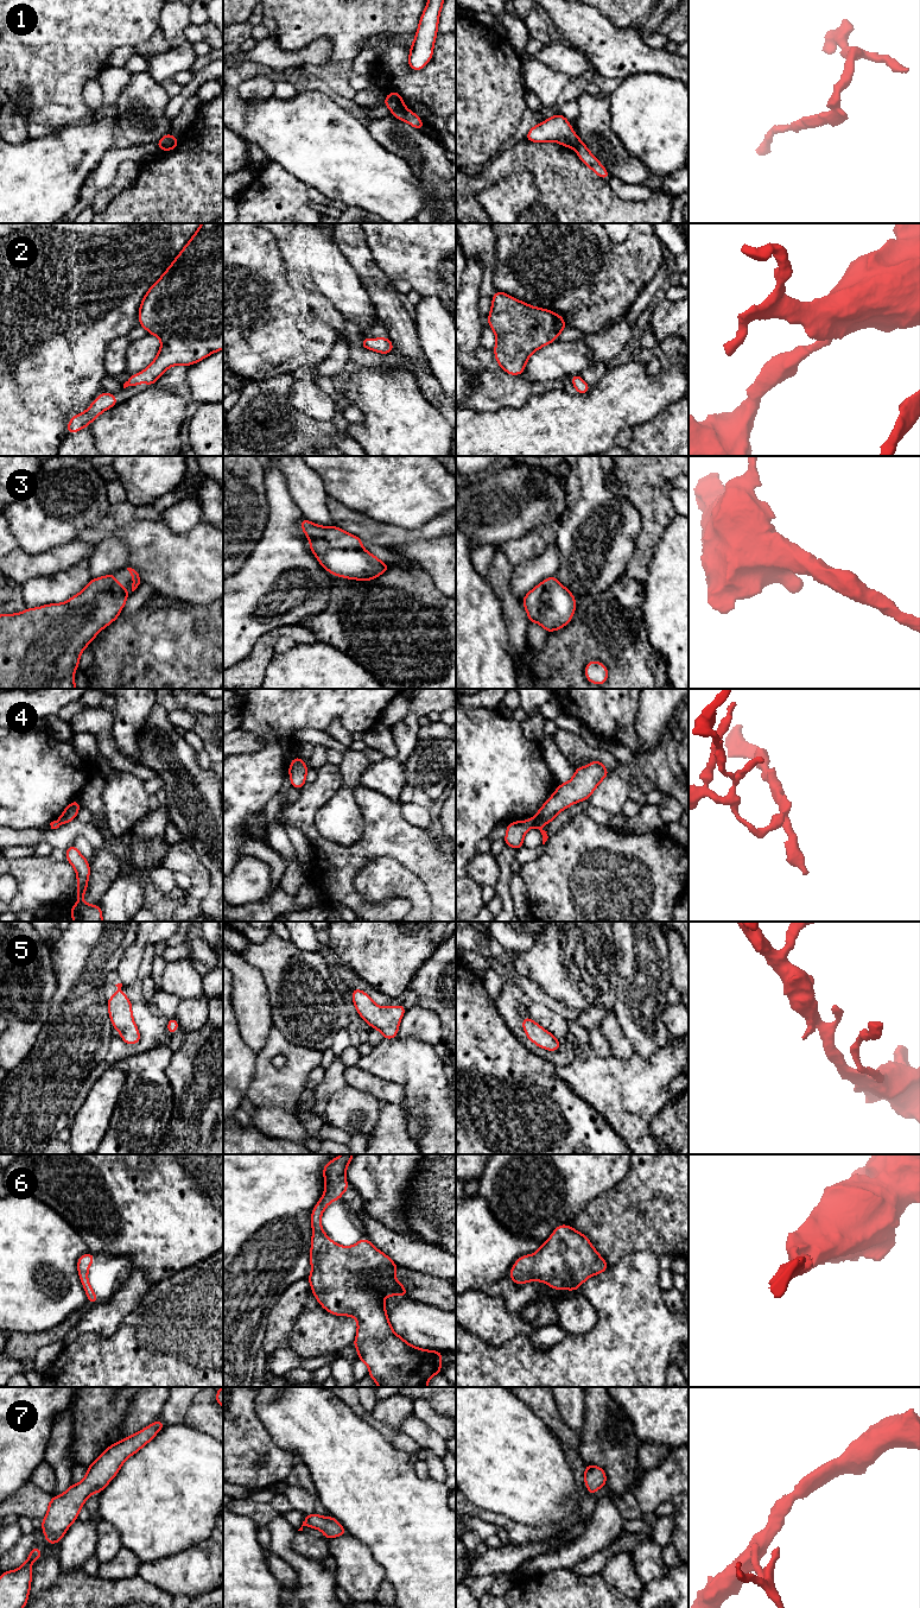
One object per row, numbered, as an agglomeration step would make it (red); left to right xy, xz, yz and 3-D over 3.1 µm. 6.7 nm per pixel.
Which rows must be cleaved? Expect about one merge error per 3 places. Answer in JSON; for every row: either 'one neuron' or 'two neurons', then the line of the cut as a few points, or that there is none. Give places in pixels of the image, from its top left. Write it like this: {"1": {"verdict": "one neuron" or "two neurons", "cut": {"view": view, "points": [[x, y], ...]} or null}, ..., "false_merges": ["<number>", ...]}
{"1": {"verdict": "two neurons", "cut": {"view": "xy", "points": [[175, 138], [162, 150]]}}, "2": {"verdict": "one neuron", "cut": null}, "3": {"verdict": "one neuron", "cut": null}, "4": {"verdict": "two neurons", "cut": {"view": "yz", "points": [[528, 820], [533, 824]]}}, "5": {"verdict": "one neuron", "cut": null}, "6": {"verdict": "one neuron", "cut": null}, "7": {"verdict": "one neuron", "cut": null}, "false_merges": ["1", "4"]}

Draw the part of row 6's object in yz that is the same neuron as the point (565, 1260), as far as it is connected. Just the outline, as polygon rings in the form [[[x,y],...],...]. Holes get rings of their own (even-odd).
[[[559,1224],[534,1254],[516,1260],[509,1278],[518,1286],[535,1280],[556,1290],[576,1292],[588,1278],[608,1268],[607,1261],[584,1234]]]

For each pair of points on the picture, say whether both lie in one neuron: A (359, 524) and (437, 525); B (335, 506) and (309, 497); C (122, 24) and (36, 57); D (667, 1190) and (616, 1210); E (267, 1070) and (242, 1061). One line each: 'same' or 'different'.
A: same
B: different
C: same
D: same
E: different

